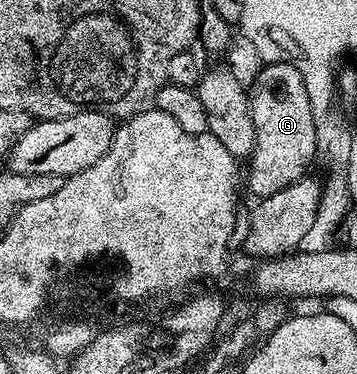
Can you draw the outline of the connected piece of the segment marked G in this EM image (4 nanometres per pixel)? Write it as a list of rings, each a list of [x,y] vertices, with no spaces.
[[[268,62],[262,68],[264,70],[256,76],[255,83],[249,86],[255,147],[249,159],[251,171],[247,174],[247,186],[255,193],[256,199],[267,198],[273,192],[281,192],[281,188],[289,188],[289,184],[308,173],[307,165],[317,158],[313,112],[303,71],[298,70],[293,62]]]

